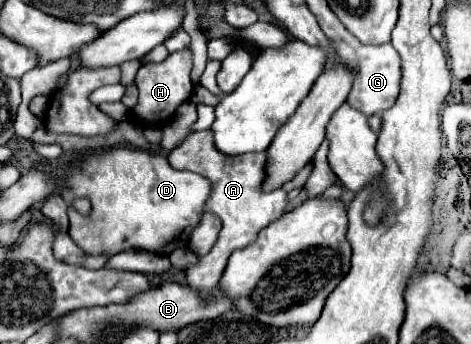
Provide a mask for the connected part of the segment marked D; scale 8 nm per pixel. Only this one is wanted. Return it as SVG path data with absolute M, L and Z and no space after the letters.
M109 147L101 153L87 155L75 167L69 167L67 179L63 187L59 187L61 197L71 203L77 197L87 197L91 201L91 213L79 215L73 207L69 207L69 237L89 255L105 255L113 257L121 251L139 249L151 251L159 255L169 255L177 247L171 243L179 241L183 233L191 235L193 227L203 217L203 207L211 195L209 181L203 175L191 171L177 171L167 163L165 153L149 153L145 149L133 147Z

